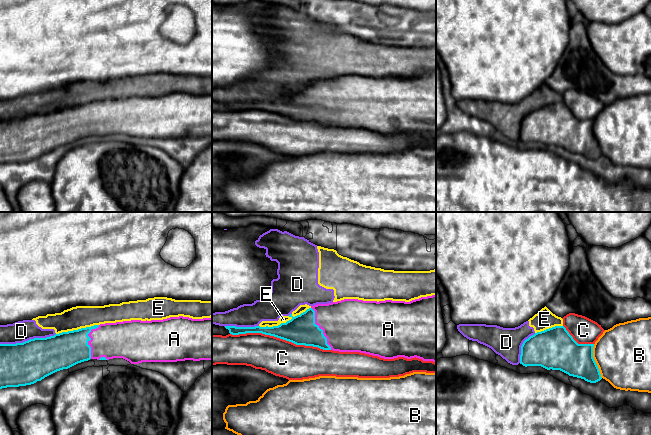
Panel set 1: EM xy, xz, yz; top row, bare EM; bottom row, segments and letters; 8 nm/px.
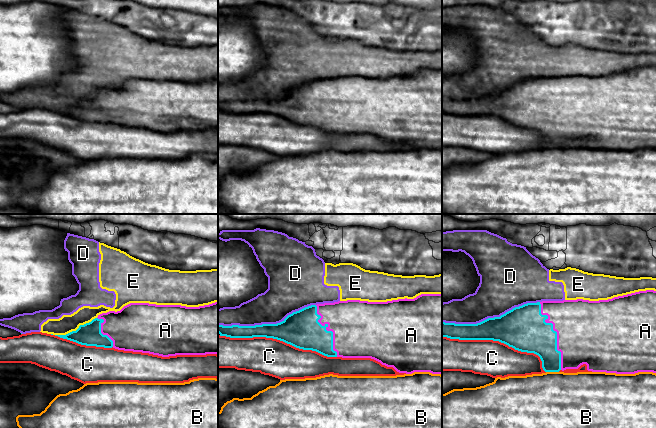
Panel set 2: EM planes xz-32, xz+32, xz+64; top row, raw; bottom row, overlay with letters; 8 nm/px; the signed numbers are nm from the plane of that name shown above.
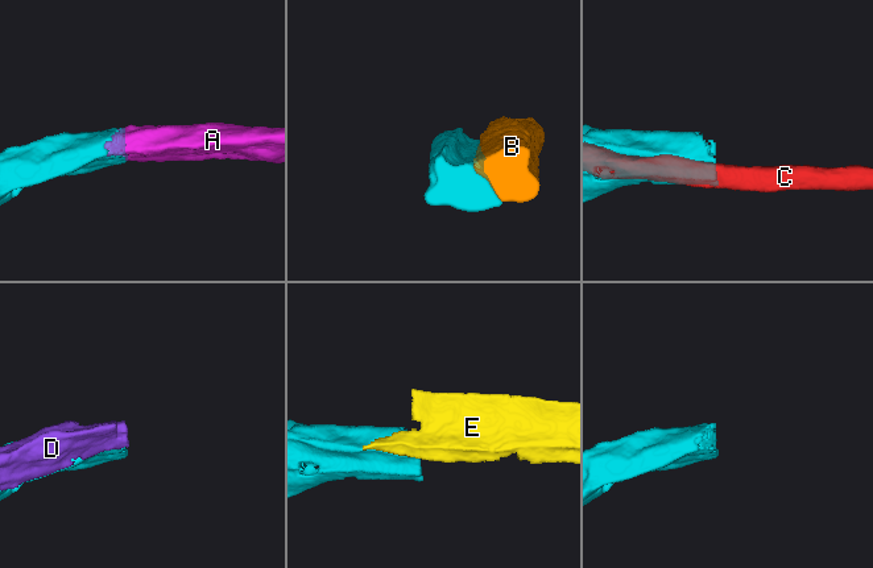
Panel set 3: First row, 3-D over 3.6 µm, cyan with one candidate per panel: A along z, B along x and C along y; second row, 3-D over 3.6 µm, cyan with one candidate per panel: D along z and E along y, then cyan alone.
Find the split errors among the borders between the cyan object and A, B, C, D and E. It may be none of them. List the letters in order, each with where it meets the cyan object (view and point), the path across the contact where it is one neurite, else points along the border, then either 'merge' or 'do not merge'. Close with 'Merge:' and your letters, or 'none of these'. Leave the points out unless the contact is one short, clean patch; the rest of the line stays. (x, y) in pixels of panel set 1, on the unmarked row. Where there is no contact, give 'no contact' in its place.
A: xz (319, 104) | merge
B: yz (594, 137) | do not merge
C: xz (280, 114) | do not merge
D: xy (28, 116) | do not merge
E: xz (284, 99) | do not merge
Merge: A

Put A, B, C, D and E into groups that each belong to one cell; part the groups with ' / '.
A / B / C / D E

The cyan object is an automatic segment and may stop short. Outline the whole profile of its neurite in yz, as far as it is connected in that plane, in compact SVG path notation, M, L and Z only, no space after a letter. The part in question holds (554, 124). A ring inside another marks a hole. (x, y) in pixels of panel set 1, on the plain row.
M555 102L526 115L520 140L560 146L569 152L596 159L602 155L593 134L594 120L578 120L564 102Z

